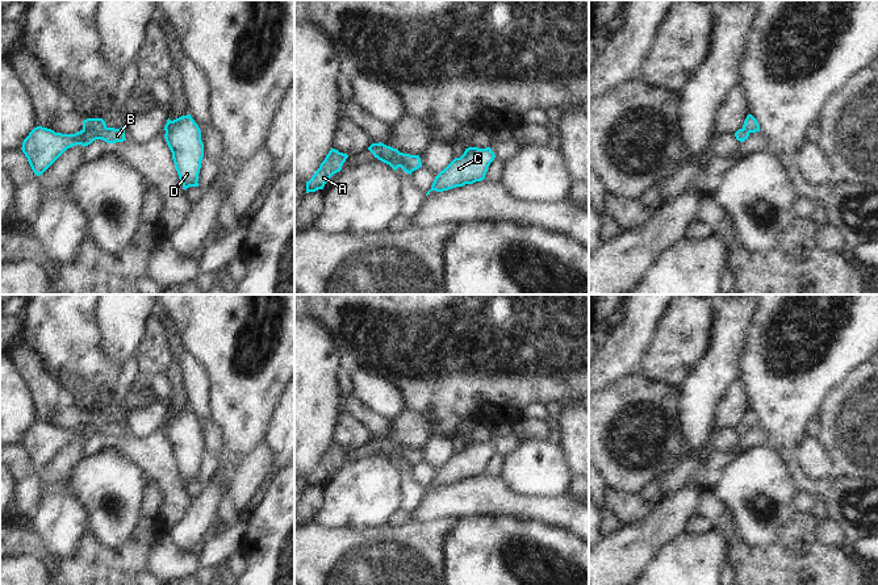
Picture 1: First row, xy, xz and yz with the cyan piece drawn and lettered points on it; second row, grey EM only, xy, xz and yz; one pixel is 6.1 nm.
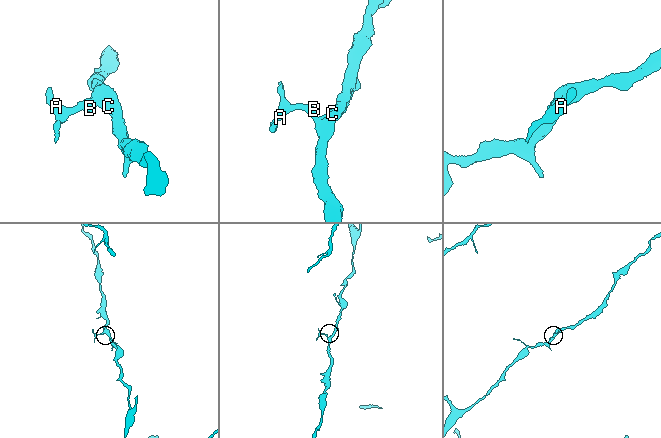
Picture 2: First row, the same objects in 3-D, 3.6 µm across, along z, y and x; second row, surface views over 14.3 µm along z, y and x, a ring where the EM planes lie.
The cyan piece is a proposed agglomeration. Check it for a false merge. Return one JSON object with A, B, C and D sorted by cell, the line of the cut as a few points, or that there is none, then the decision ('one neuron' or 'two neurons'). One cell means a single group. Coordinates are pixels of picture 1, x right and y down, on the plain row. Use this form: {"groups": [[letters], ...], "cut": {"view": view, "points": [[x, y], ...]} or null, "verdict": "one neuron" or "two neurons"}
{"groups": [["A", "B"], ["C", "D"]], "cut": {"view": "xz", "points": [[376, 451], [396, 451], [412, 466]]}, "verdict": "two neurons"}

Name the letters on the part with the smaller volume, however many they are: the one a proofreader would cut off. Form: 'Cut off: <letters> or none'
Cut off: A, B

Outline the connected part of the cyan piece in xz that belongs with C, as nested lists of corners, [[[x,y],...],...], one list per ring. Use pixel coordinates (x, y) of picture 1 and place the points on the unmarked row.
[[[468,442],[460,452],[455,452],[443,465],[435,471],[431,484],[426,488],[430,489],[431,485],[443,486],[456,481],[463,481],[465,479],[473,479],[485,473],[488,461],[494,455],[496,450],[490,442],[478,443]]]

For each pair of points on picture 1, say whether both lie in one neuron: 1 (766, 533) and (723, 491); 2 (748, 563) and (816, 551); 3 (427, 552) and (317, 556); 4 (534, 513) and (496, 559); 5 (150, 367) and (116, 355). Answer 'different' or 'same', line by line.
1: same
2: same
3: same
4: different
5: different

